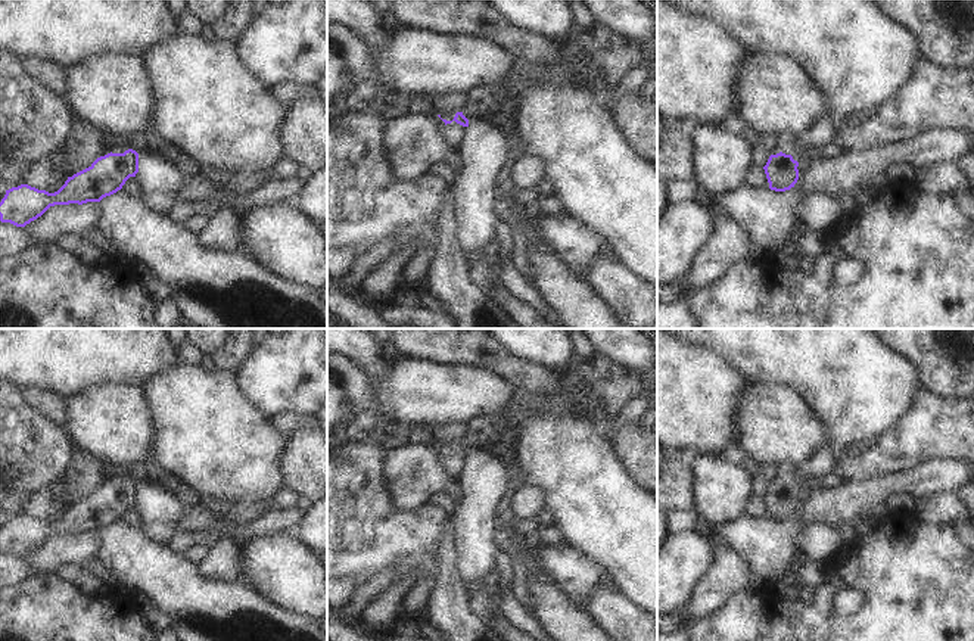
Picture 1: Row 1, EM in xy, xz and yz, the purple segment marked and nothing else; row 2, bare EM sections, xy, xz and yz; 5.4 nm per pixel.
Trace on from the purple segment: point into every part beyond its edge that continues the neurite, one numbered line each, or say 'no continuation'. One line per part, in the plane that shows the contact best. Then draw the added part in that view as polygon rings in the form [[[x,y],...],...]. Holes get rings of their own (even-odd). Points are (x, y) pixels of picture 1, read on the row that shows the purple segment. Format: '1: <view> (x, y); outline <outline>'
1: xz (456, 133); outline [[[455,121],[445,125],[445,136],[454,152],[460,152],[463,143],[466,141],[467,133],[469,128],[457,124]]]

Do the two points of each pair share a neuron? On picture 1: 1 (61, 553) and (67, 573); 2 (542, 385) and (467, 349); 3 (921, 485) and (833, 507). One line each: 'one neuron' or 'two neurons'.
1: two neurons
2: one neuron
3: one neuron

